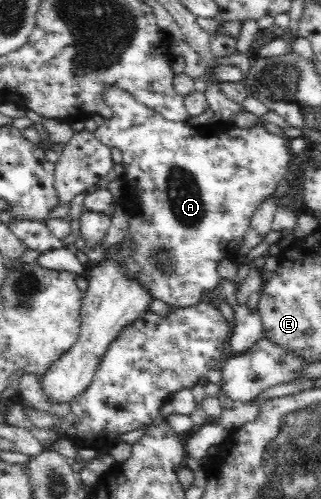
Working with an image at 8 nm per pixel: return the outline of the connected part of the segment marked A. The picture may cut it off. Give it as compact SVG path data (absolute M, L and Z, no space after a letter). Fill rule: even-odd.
M106 87L103 92L104 100L112 111L112 116L105 119L97 130L94 130L93 137L96 138L99 143L111 150L116 148L122 155L122 167L124 167L124 173L120 180L123 181L122 188L122 202L120 207L126 210L129 219L128 226L124 238L120 243L108 246L105 250L105 255L102 262L117 262L118 266L121 266L121 272L123 276L127 276L136 282L140 287L146 287L146 291L150 293L150 297L156 300L162 300L168 306L181 305L186 306L188 304L198 304L202 301L202 292L204 289L213 289L219 284L221 278L217 272L220 262L228 258L231 252L238 250L239 244L242 242L246 231L250 224L250 218L254 215L254 212L263 204L266 198L269 198L277 189L277 185L280 181L284 180L285 175L288 173L289 163L291 161L290 144L285 138L280 136L273 136L270 132L263 130L262 126L250 126L249 128L237 128L232 125L206 125L205 127L192 127L188 122L174 122L166 120L159 112L148 108L145 104L140 104L130 93L118 89L118 87ZM165 248L167 252L171 252L171 256L174 259L174 266L172 266L172 272L168 276L163 276L161 270L157 268L157 260L152 259L152 254L156 254L156 250Z

